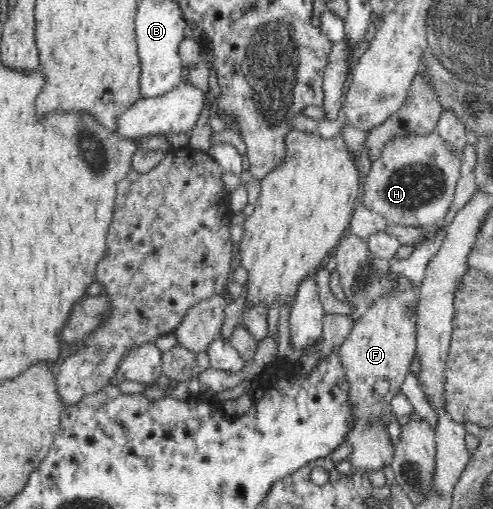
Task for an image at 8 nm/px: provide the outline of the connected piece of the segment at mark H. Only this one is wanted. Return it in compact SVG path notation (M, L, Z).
M435 132L427 136L397 136L383 147L381 156L371 163L364 185L362 204L385 217L388 222L403 225L433 225L444 220L452 205L456 181L460 179L460 159Z

